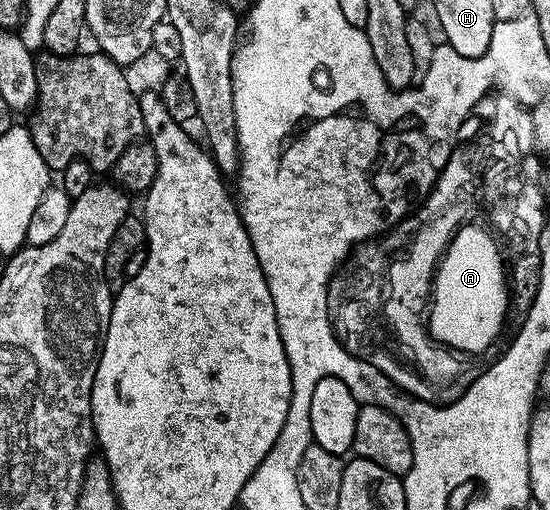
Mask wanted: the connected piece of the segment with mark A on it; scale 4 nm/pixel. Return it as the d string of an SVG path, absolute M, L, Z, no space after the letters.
M474 229L458 231L444 246L444 251L439 251L432 261L430 289L432 293L428 293L426 309L426 341L440 351L464 355L468 365L464 385L468 385L470 375L474 375L474 385L485 386L487 382L482 377L482 347L498 329L504 309L502 277L490 239Z

